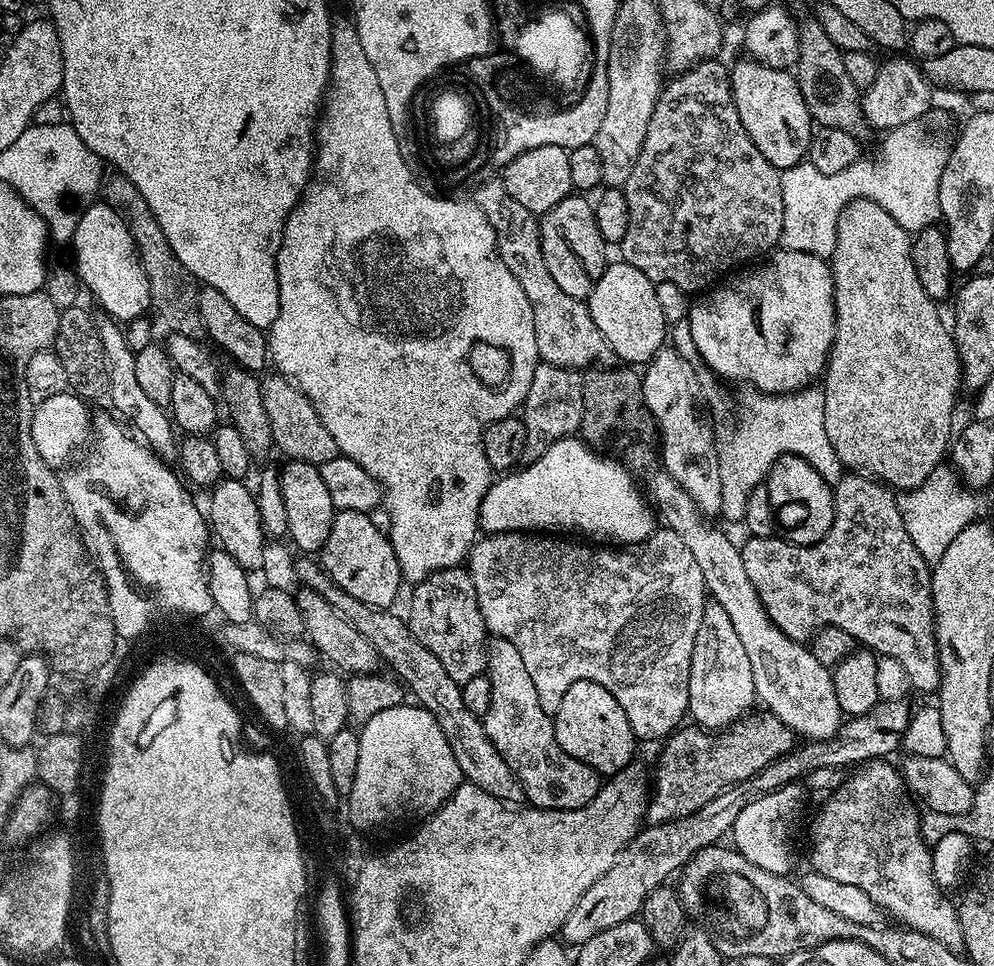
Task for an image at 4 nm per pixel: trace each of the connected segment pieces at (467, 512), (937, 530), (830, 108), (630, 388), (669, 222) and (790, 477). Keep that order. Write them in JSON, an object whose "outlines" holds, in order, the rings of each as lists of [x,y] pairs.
{"outlines":[[[[337,19],[332,25],[332,78],[316,129],[314,171],[299,204],[284,223],[284,237],[276,255],[280,305],[278,318],[274,318],[272,327],[266,332],[268,355],[271,367],[276,367],[273,369],[279,375],[287,376],[304,391],[306,398],[310,398],[314,410],[318,410],[318,418],[322,418],[322,426],[326,426],[334,442],[338,442],[340,455],[358,462],[366,474],[380,483],[382,507],[389,512],[386,535],[392,543],[394,558],[398,558],[401,577],[405,581],[419,582],[432,572],[463,565],[476,543],[481,531],[482,498],[494,479],[482,446],[484,431],[490,422],[513,415],[523,405],[540,355],[534,342],[534,310],[530,310],[530,298],[526,298],[526,290],[522,290],[518,278],[506,270],[506,262],[502,262],[498,254],[496,235],[490,222],[486,222],[486,214],[482,214],[474,202],[443,200],[427,192],[416,181],[400,148],[403,148],[402,141],[394,134],[378,74],[374,74],[374,66],[370,66],[370,58],[366,58],[366,50],[362,50],[356,25],[351,19]]],[[[939,464],[920,487],[907,489],[897,497],[907,534],[928,563],[935,563],[946,552],[950,542],[977,519],[976,500],[973,496],[951,467]]],[[[797,15],[796,29],[800,45],[794,75],[802,90],[802,98],[806,98],[806,106],[813,121],[822,128],[837,128],[846,130],[857,138],[863,137],[866,121],[861,108],[862,92],[854,82],[850,82],[850,74],[846,74],[845,53],[834,46],[834,42],[830,42],[830,34],[822,30],[815,15]]],[[[593,366],[583,373],[583,378],[582,422],[578,436],[593,452],[623,454],[632,444],[647,441],[647,436],[653,435],[654,421],[642,394],[641,373],[635,367]]],[[[720,58],[703,60],[685,72],[673,75],[660,89],[660,97],[654,106],[654,114],[650,114],[650,126],[646,126],[646,142],[642,142],[638,162],[634,162],[634,170],[630,170],[630,178],[626,178],[623,186],[626,194],[626,207],[630,209],[630,222],[626,225],[626,238],[622,238],[622,242],[618,246],[619,259],[630,266],[638,266],[638,270],[642,270],[642,274],[646,274],[646,278],[653,280],[656,285],[662,282],[674,282],[674,286],[678,286],[689,294],[700,294],[711,289],[721,277],[731,273],[737,266],[771,253],[780,244],[782,234],[780,173],[781,169],[766,162],[762,150],[758,150],[758,146],[754,146],[754,142],[750,142],[750,134],[746,134],[746,126],[742,126],[742,118],[738,118],[738,106],[734,106],[732,77],[727,63],[724,65]]],[[[789,457],[788,464],[789,472],[780,474],[778,470],[769,472],[766,481],[766,487],[770,494],[770,506],[776,515],[776,523],[779,531],[786,537],[790,544],[813,544],[823,538],[830,530],[830,526],[834,522],[834,506],[836,505],[836,497],[834,495],[833,485],[826,482],[826,478],[822,478],[822,474],[818,474],[818,470],[814,470],[814,466],[810,466],[810,462]]]]}

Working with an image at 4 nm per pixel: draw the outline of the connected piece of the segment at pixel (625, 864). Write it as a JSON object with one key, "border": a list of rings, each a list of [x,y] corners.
{"border":[[[883,700],[880,701],[866,714],[860,716],[853,716],[847,719],[840,727],[837,734],[833,735],[828,740],[815,740],[801,743],[802,746],[797,745],[787,752],[784,756],[780,756],[774,763],[770,763],[759,771],[758,774],[752,775],[749,779],[744,779],[740,783],[732,784],[731,787],[721,789],[720,793],[700,807],[697,811],[692,812],[682,819],[674,819],[668,823],[645,825],[636,836],[630,840],[619,851],[617,858],[614,858],[614,863],[610,866],[598,881],[590,886],[586,893],[578,898],[578,903],[567,914],[566,922],[560,926],[559,935],[565,943],[572,943],[573,946],[585,944],[590,938],[604,930],[608,930],[611,926],[616,926],[619,922],[633,919],[639,915],[640,908],[644,903],[646,897],[655,890],[661,887],[670,874],[676,873],[683,869],[683,867],[696,855],[696,852],[702,848],[713,847],[723,835],[724,837],[731,831],[734,824],[734,819],[738,818],[738,814],[742,812],[744,806],[748,806],[756,797],[760,797],[764,793],[773,792],[786,784],[797,783],[801,781],[808,774],[812,773],[814,769],[828,769],[828,768],[846,768],[851,766],[858,766],[862,763],[868,763],[869,760],[885,759],[891,757],[891,753],[897,748],[901,747],[903,732],[909,726],[912,715],[912,708],[909,708],[909,703],[906,700]]]}

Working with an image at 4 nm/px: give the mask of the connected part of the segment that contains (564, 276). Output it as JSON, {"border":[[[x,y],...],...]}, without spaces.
{"border":[[[573,194],[562,198],[558,206],[539,217],[542,258],[546,258],[550,278],[558,282],[558,290],[562,290],[562,294],[570,294],[570,298],[582,301],[587,301],[592,287],[606,267],[606,245],[602,234],[598,234],[598,222],[594,222],[592,205],[593,201],[587,195]]]}

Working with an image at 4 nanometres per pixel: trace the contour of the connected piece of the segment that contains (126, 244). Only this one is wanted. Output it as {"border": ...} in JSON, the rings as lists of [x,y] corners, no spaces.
{"border":[[[102,200],[88,205],[79,218],[72,239],[76,258],[76,276],[92,292],[111,319],[122,324],[145,315],[151,307],[150,284],[142,268],[136,243],[130,237],[125,220]]]}

